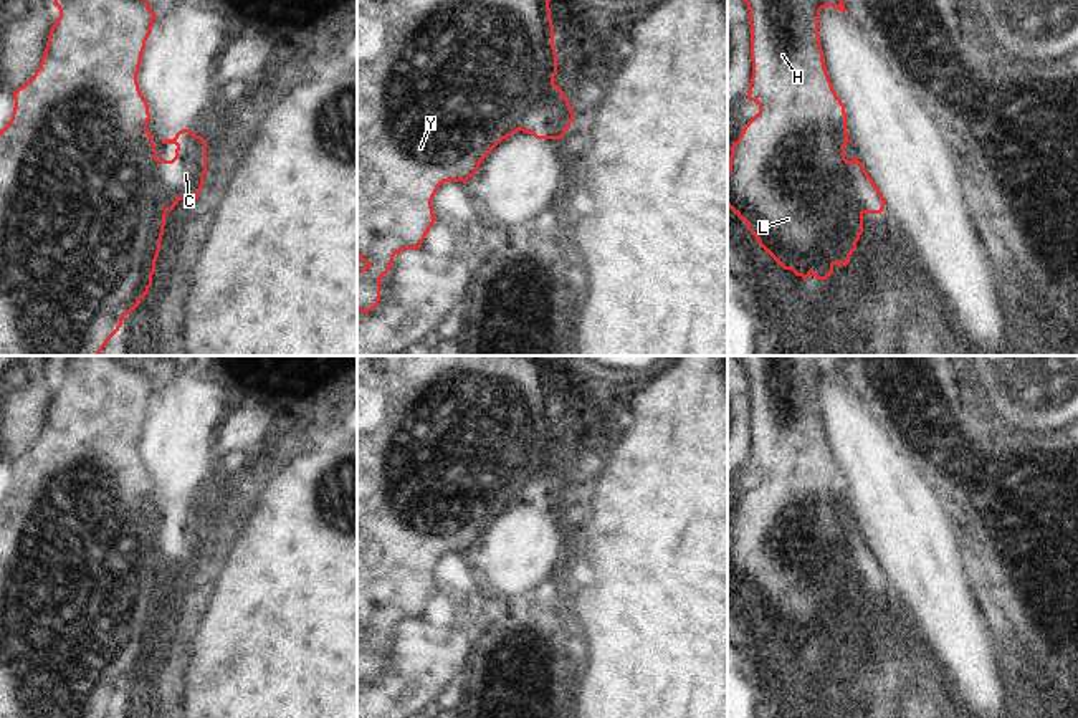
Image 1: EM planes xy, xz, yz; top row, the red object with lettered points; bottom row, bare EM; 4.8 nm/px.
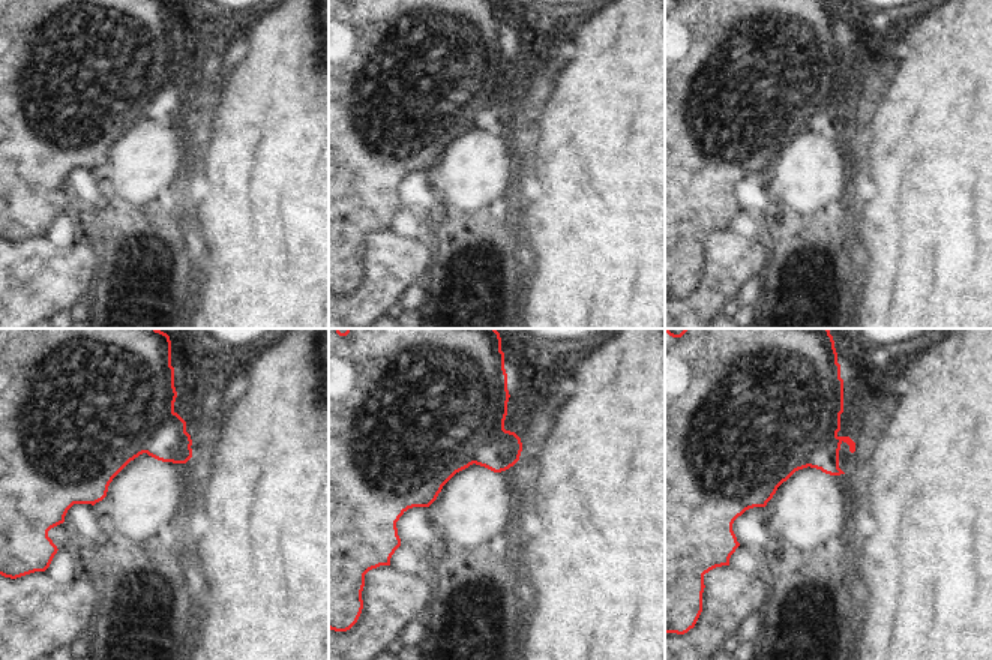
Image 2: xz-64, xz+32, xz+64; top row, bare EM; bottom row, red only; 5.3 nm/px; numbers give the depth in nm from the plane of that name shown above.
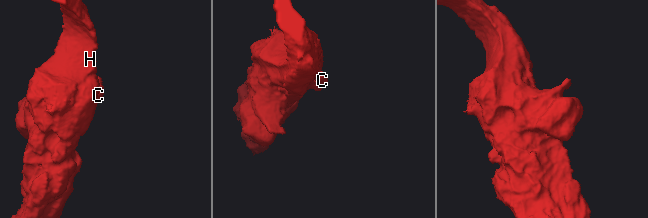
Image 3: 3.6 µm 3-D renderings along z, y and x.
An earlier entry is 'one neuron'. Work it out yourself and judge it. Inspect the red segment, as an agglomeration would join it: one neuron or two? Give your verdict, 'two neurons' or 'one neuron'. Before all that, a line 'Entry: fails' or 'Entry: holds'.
Entry: holds
one neuron

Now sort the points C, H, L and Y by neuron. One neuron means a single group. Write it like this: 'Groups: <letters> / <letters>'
Groups: C H L Y.

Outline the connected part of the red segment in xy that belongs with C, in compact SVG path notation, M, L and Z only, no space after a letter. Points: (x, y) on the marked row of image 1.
M55 0L53 5L60 10L60 17L50 30L48 45L45 48L40 68L33 78L13 91L15 108L12 119L0 131L0 356L99 356L107 341L122 326L124 316L139 306L139 301L149 293L152 286L152 275L155 273L155 261L160 251L160 240L165 227L165 215L182 200L197 200L203 187L203 175L207 174L207 141L195 136L190 129L182 129L174 139L165 139L162 144L175 144L175 157L172 160L159 159L154 139L147 131L150 119L149 104L144 99L137 73L142 61L145 41L152 31L155 13L147 0Z

